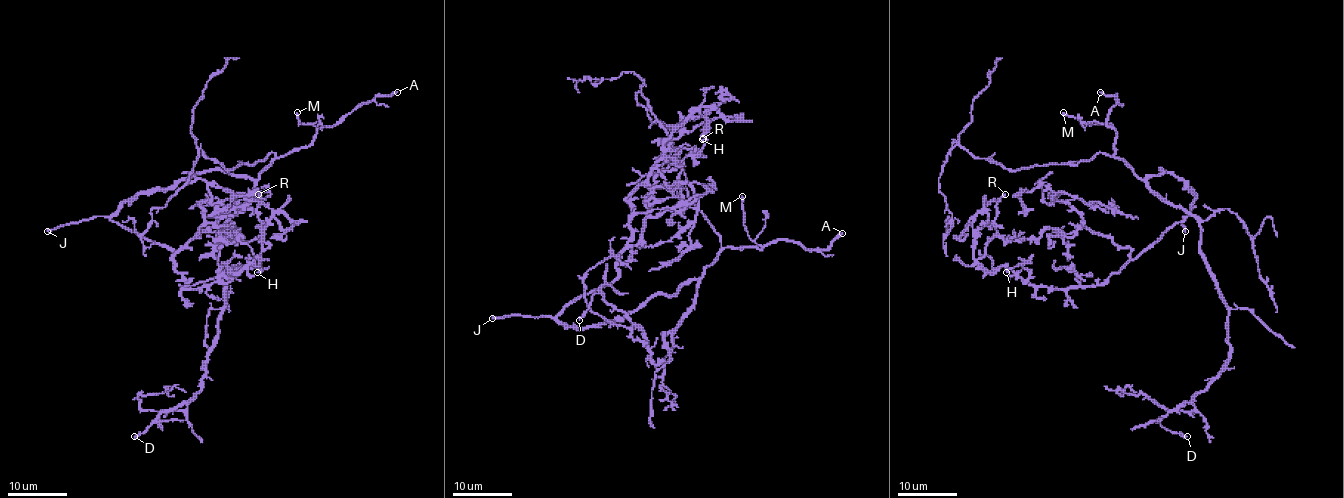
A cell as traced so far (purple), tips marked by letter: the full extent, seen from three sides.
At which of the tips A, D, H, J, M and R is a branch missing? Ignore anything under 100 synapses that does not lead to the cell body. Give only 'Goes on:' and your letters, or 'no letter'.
Goes on: A, J

